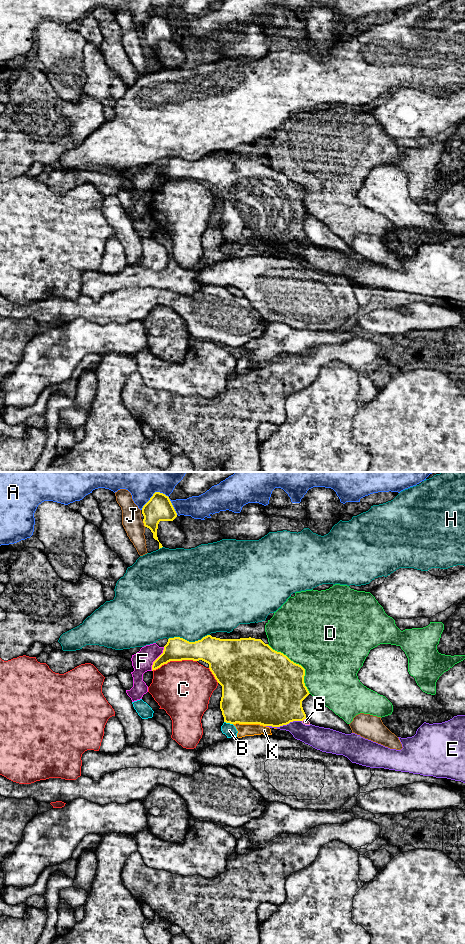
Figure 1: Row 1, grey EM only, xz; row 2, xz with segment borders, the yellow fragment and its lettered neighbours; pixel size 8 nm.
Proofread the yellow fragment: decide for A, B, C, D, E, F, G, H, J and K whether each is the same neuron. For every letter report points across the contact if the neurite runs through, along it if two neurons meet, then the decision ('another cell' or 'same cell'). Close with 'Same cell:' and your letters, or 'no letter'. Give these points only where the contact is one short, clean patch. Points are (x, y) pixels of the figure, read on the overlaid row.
A: another cell
B: border along xz (224, 721), (232, 724); another cell
C: another cell
D: another cell
E: another cell
F: another cell
G: another cell
H: another cell
J: another cell
K: another cell
Same cell: no letter

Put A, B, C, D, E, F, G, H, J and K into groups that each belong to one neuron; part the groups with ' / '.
A / B G K / C / D / E / F / H / J

